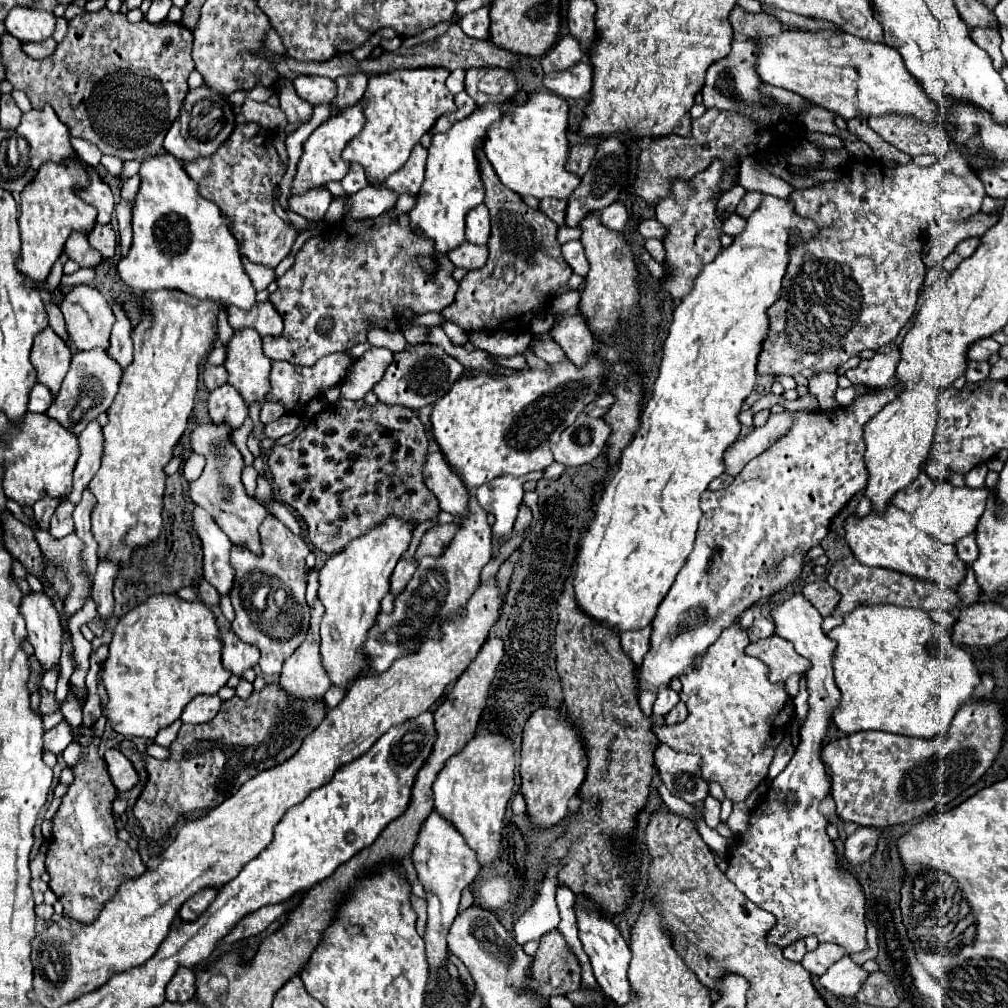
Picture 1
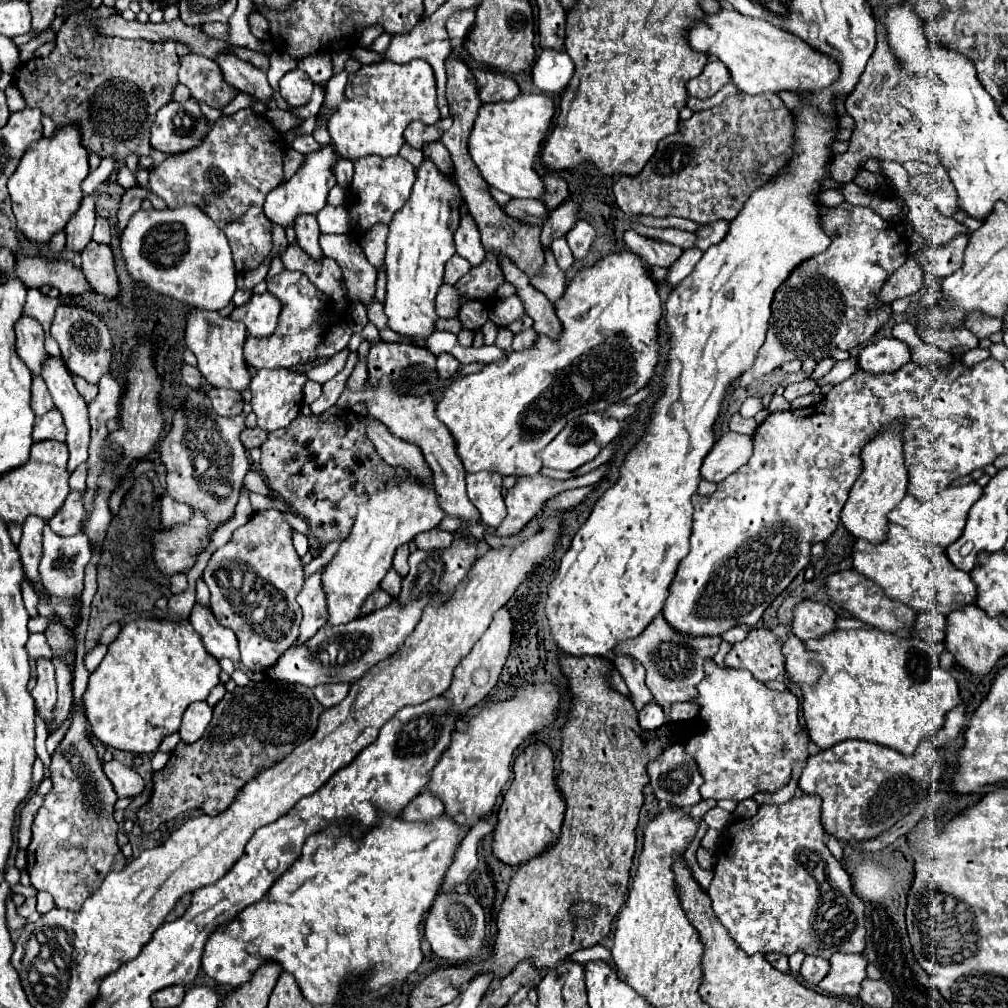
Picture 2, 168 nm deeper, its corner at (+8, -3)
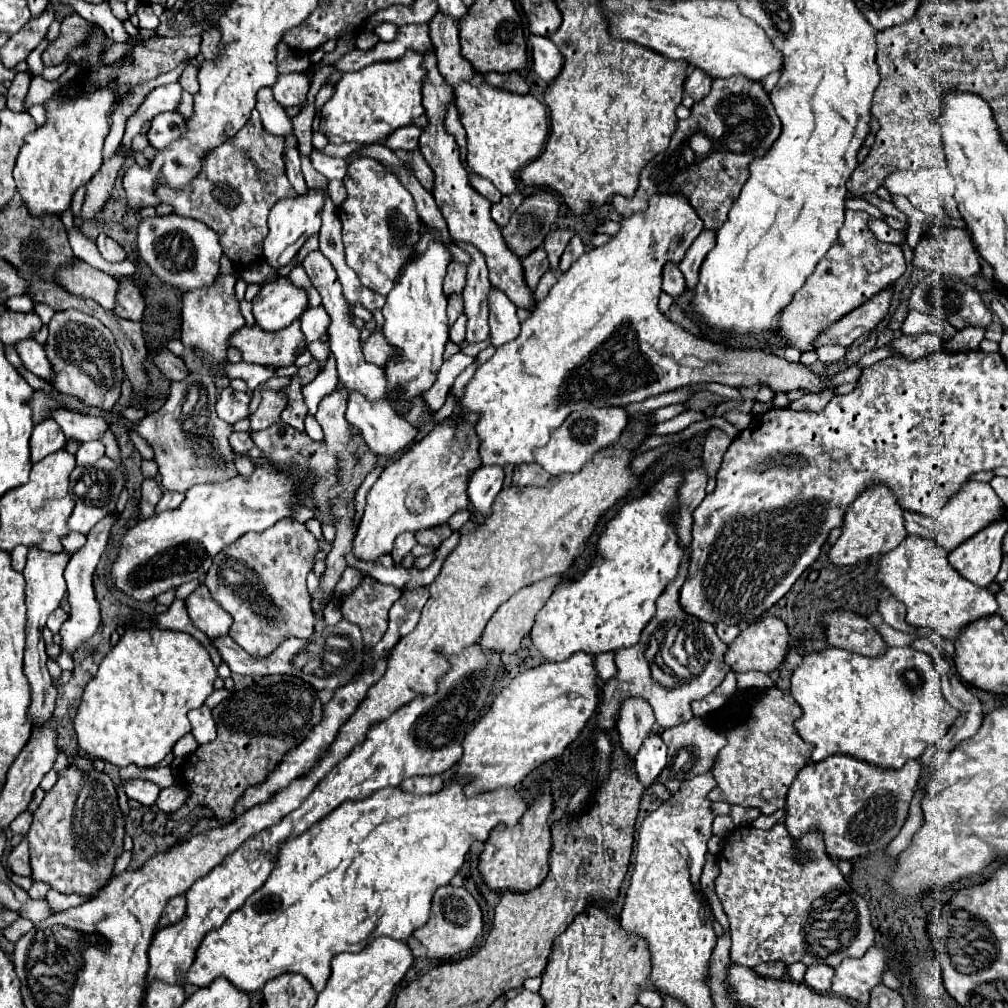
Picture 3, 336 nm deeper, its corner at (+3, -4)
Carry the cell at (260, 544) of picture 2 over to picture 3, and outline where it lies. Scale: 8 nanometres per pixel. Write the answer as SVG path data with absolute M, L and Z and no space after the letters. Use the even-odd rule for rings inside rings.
M296 519L280 521L262 533L246 533L230 547L226 547L206 573L206 587L212 599L232 615L234 623L230 627L230 637L252 657L268 657L282 641L288 637L308 639L314 633L314 615L310 609L310 593L306 589L306 575L314 567L314 555L318 551L318 541L306 529L304 523Z

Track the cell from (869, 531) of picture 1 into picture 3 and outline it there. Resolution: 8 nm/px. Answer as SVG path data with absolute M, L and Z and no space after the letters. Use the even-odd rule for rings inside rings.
M906 537L896 549L878 557L876 579L906 605L906 621L910 625L932 627L942 639L956 639L960 627L998 609L990 589L982 589L960 577L948 563L948 553L934 539Z

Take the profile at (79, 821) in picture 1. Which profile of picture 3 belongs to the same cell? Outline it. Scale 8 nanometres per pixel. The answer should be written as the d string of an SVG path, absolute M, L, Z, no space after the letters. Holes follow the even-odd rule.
M74 755L70 765L58 773L56 785L46 791L44 801L34 811L34 821L28 831L30 843L30 865L32 865L32 879L48 883L52 889L66 893L66 895L82 895L94 897L112 877L114 861L122 853L122 839L124 839L124 815L118 807L118 793L112 779L96 771L92 761L80 755Z

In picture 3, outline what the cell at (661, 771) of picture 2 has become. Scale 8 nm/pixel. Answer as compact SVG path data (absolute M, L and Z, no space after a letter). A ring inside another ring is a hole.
M690 719L688 723L682 723L678 727L670 727L662 731L662 739L668 745L668 763L662 769L662 773L658 775L658 781L670 791L676 793L682 785L682 781L688 781L700 773L710 773L712 771L712 763L714 757L718 755L718 751L726 745L726 737L718 731L714 731L712 727L706 725L704 719Z

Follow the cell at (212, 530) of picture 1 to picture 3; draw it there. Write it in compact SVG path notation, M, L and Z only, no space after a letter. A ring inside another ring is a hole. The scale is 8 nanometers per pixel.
M164 491L164 497L160 499L160 503L156 505L156 513L164 513L164 511L170 511L178 505L182 505L184 501L184 493L172 493L172 491Z

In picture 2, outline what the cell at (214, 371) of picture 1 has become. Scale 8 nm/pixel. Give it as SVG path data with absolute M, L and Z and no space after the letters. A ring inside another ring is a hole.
M183 364L181 366L181 378L187 386L191 388L201 388L201 372L195 368L195 366L189 366L189 364Z

